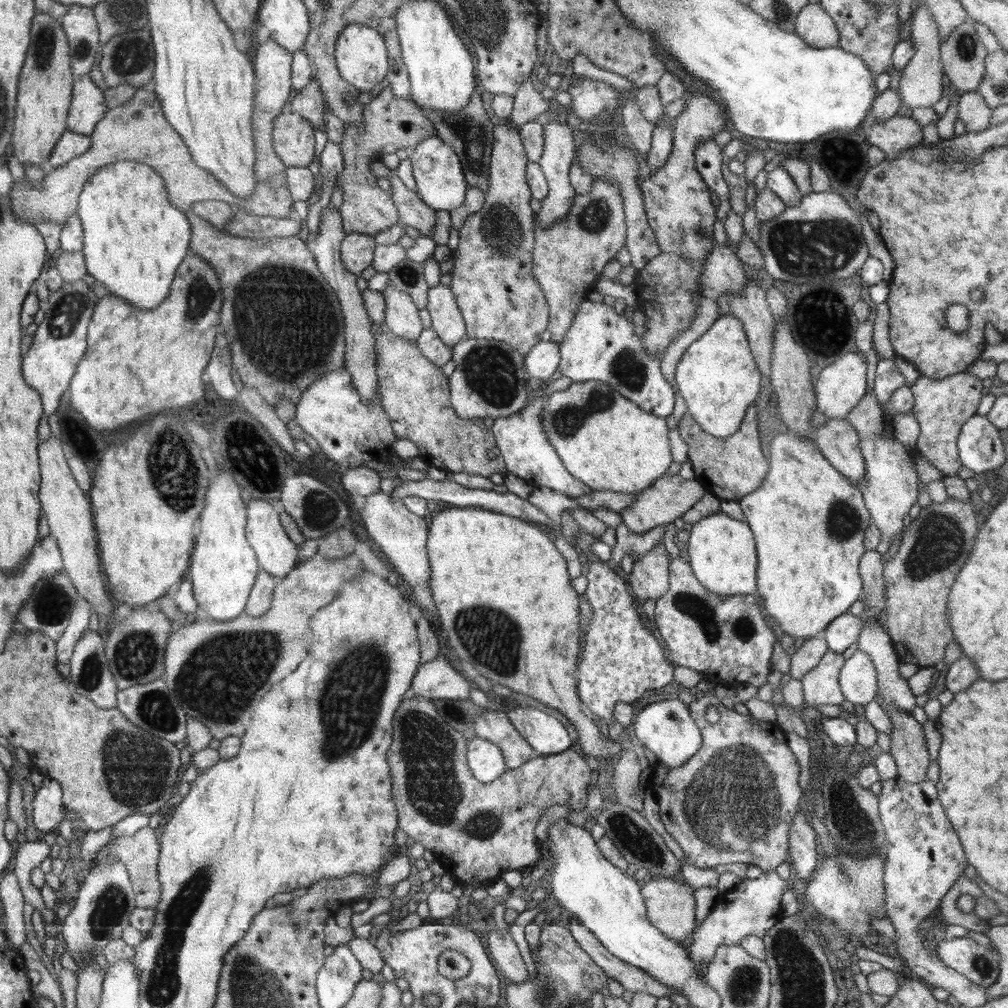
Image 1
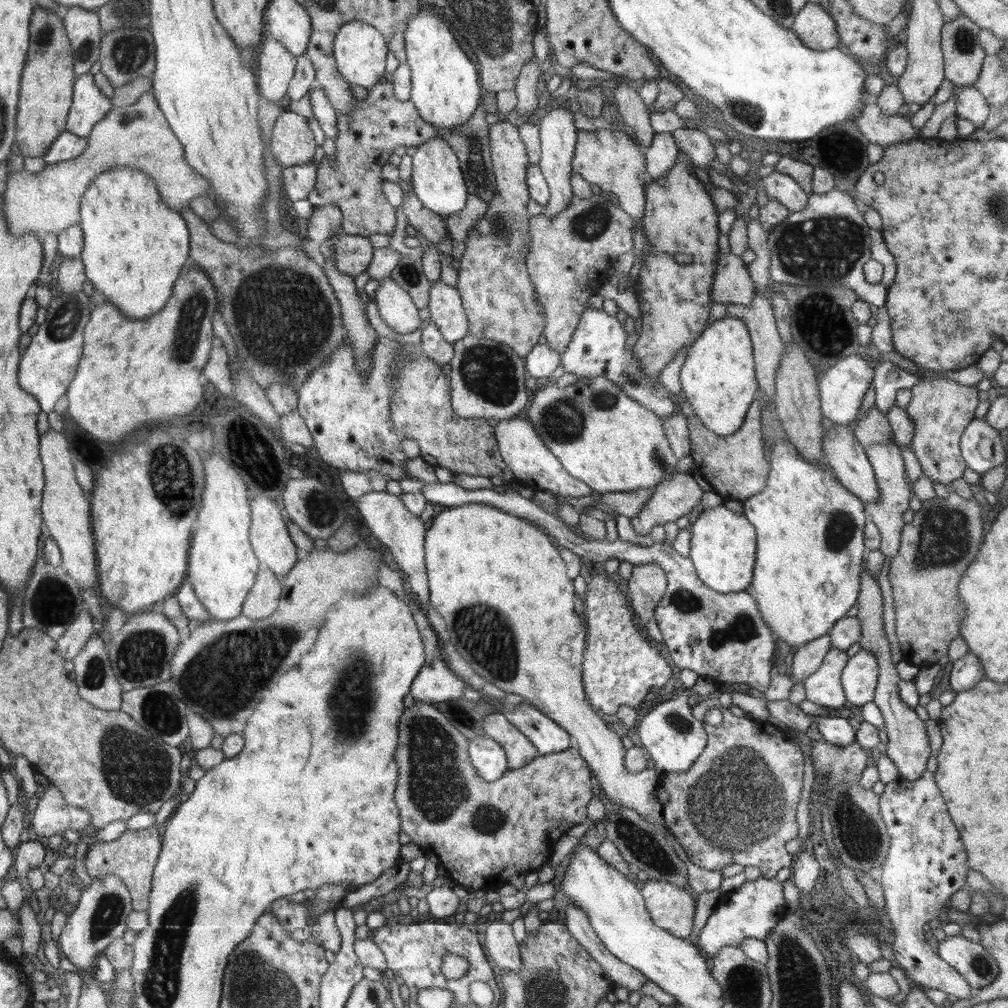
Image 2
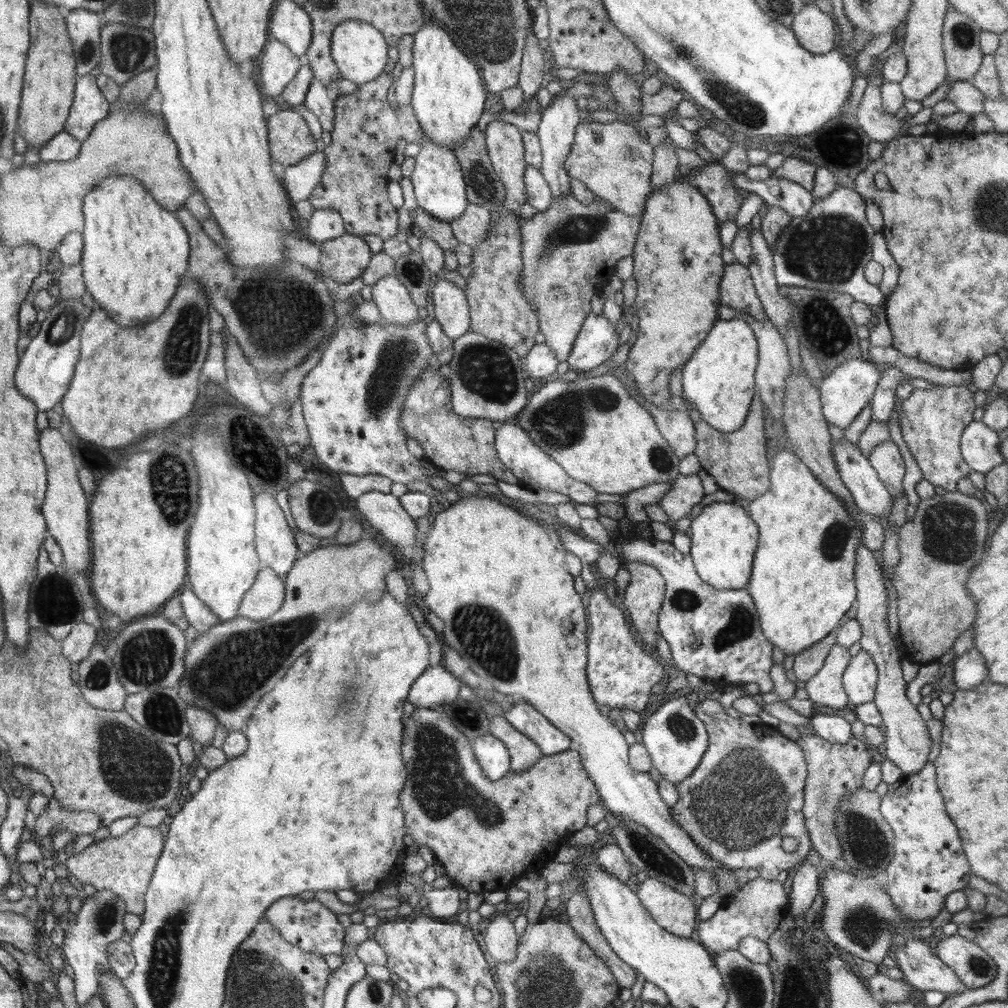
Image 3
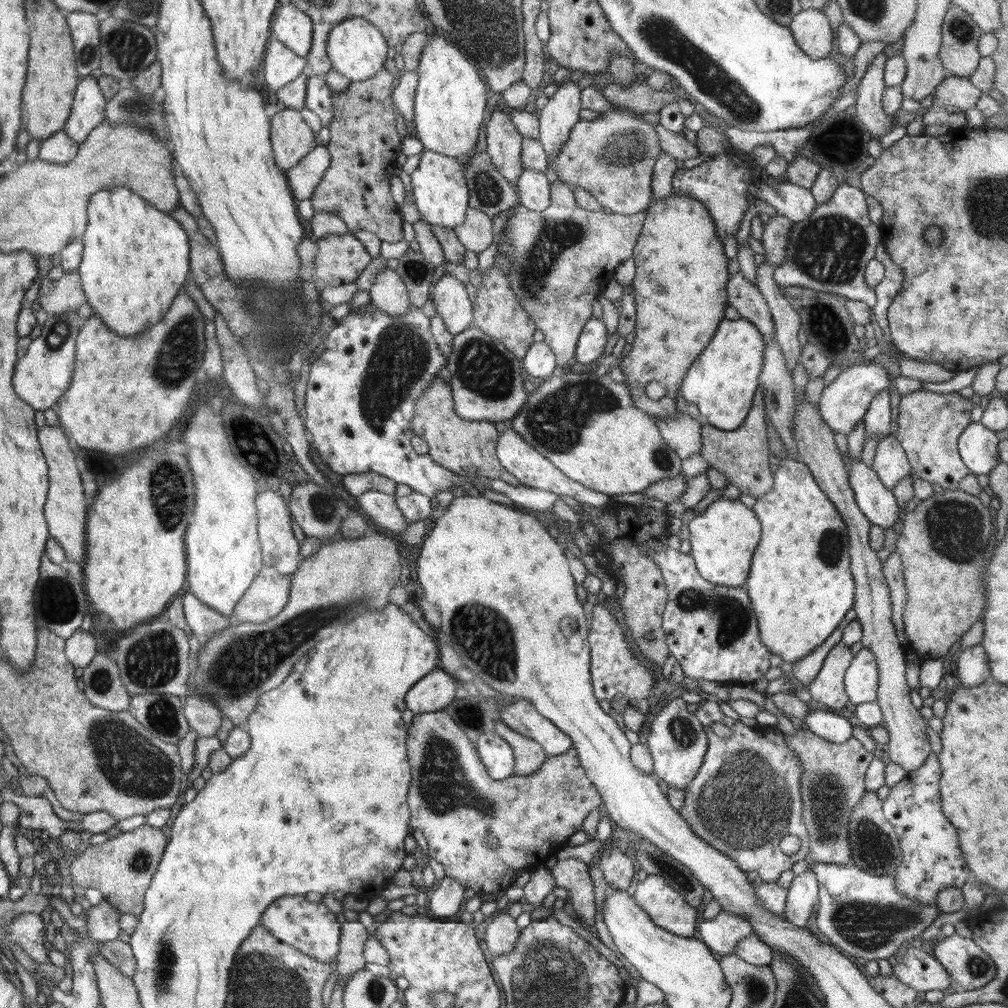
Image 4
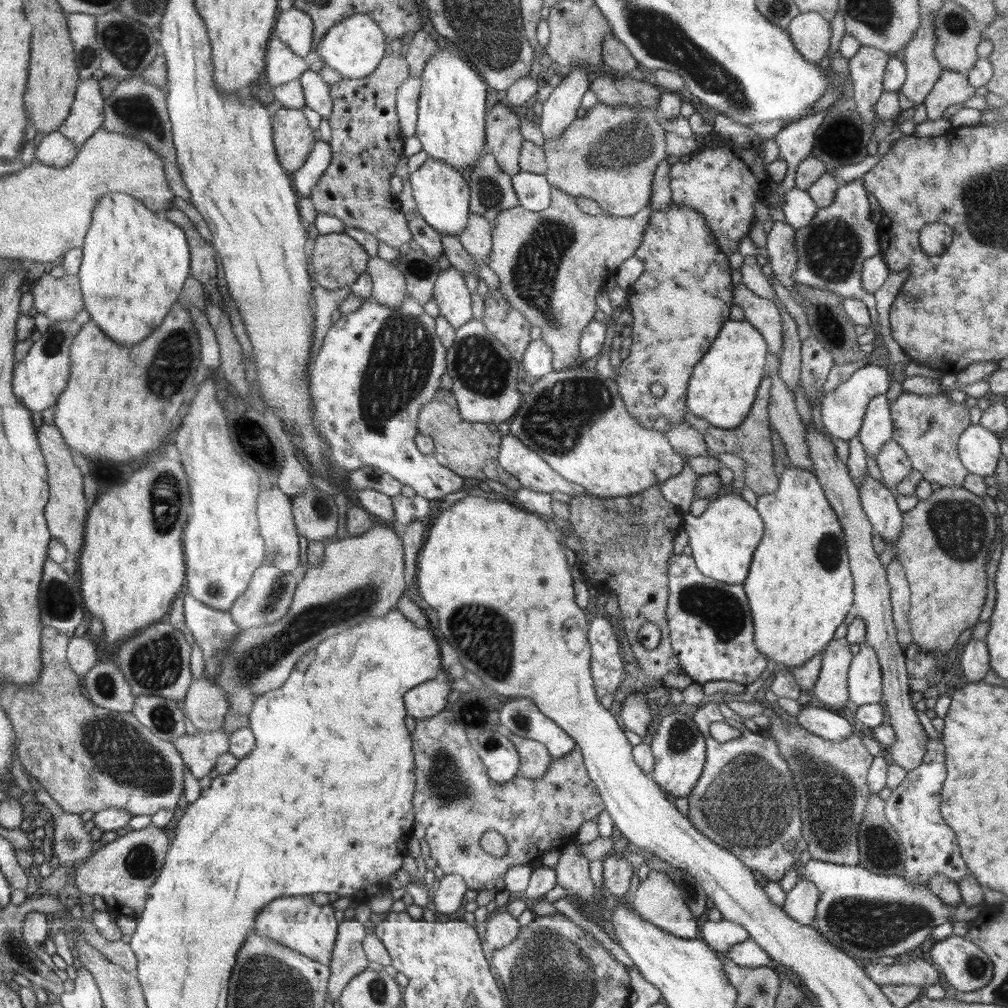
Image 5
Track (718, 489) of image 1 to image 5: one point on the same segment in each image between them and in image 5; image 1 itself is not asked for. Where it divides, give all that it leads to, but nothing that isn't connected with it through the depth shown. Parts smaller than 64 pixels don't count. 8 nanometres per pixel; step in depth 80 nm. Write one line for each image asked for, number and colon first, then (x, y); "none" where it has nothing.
2: (735, 466)
3: (737, 460)
4: (741, 455)
5: (750, 441)

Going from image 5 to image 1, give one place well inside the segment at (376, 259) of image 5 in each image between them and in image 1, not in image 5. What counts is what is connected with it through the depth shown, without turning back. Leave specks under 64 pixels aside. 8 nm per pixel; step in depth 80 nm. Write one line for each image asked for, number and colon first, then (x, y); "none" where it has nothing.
1: (402, 318)
2: (395, 306)
3: (394, 302)
4: (389, 294)

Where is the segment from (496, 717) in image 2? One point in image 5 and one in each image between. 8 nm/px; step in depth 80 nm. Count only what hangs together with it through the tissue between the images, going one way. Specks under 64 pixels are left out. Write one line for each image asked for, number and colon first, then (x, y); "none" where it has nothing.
3: (523, 753)
4: (528, 755)
5: (534, 759)

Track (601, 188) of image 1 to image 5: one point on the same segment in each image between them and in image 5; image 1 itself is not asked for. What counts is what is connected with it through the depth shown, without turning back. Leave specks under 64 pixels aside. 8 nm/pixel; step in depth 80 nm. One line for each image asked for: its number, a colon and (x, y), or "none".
2: (569, 258)
3: (569, 251)
4: (565, 255)
5: (551, 264)

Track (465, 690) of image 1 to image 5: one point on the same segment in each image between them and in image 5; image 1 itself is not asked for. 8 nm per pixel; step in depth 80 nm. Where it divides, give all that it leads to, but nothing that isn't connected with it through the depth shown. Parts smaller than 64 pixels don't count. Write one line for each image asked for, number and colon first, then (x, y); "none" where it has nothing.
2: (435, 682)
3: (436, 685)
4: (437, 689)
5: (425, 700)

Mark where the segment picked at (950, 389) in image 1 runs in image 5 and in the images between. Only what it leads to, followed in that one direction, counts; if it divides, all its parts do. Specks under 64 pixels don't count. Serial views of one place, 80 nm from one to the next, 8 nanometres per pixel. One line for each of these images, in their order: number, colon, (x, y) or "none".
2: (941, 409)
3: (932, 420)
4: (929, 424)
5: (927, 426)

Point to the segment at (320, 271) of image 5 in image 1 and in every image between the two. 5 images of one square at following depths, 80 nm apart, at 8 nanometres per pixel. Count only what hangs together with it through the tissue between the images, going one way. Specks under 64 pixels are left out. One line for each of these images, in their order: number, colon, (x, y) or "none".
1: (356, 249)
2: (353, 254)
3: (345, 258)
4: (341, 259)

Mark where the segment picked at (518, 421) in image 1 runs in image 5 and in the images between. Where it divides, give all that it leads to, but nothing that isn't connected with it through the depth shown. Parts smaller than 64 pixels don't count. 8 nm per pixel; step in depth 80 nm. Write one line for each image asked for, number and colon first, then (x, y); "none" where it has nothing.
2: (533, 465)
3: (533, 468)
4: (532, 469)
5: (533, 472)

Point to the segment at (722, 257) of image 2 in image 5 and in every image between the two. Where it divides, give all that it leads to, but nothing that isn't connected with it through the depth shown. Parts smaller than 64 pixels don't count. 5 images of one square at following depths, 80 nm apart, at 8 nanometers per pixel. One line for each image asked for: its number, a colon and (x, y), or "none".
3: (736, 290)
4: (743, 296)
5: (761, 313)

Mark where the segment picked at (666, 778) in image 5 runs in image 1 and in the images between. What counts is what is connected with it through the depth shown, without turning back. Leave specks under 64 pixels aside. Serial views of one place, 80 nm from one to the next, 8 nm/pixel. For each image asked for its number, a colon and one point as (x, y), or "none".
1: (666, 727)
2: (670, 734)
3: (675, 738)
4: (677, 740)

